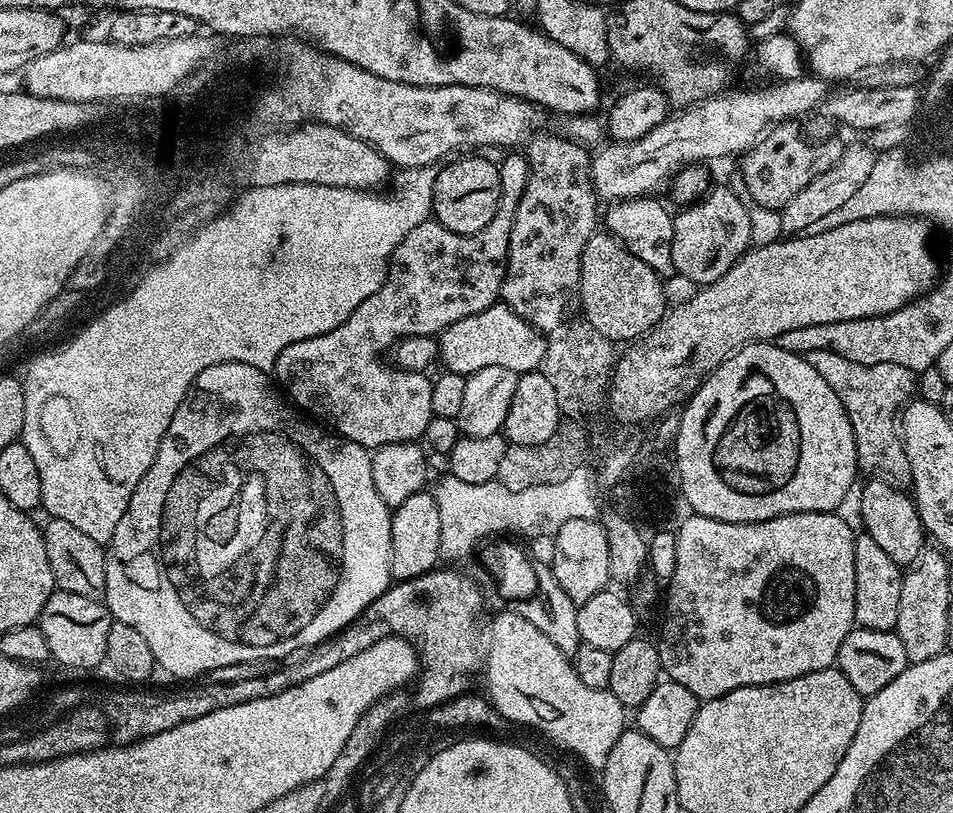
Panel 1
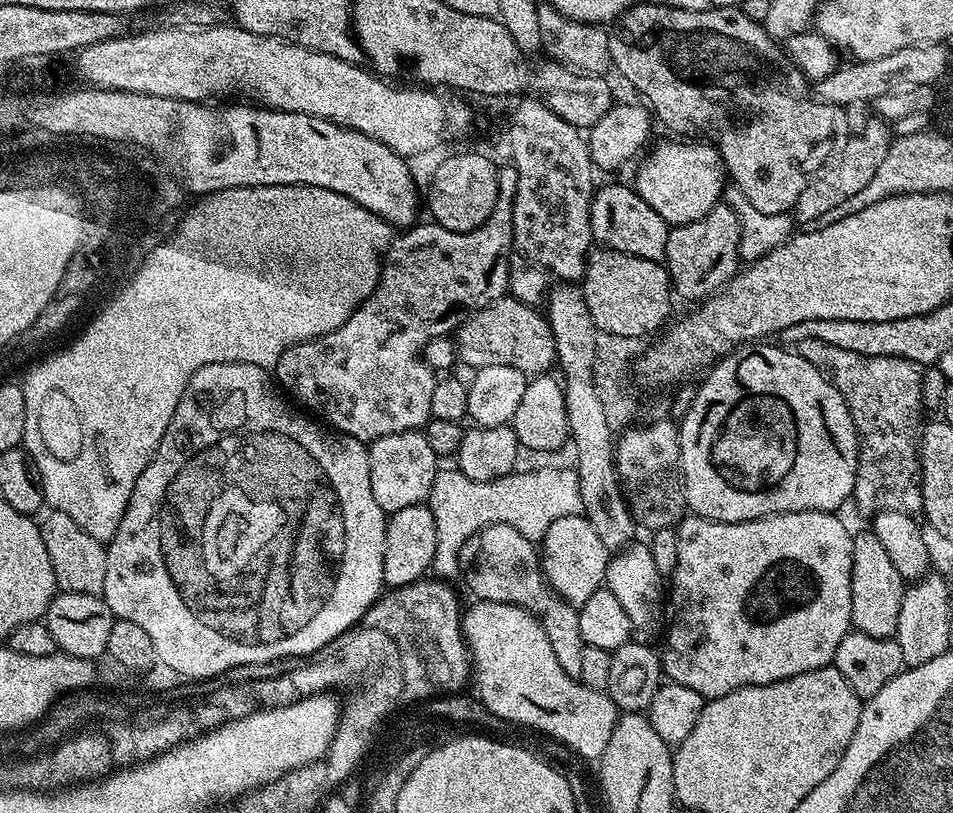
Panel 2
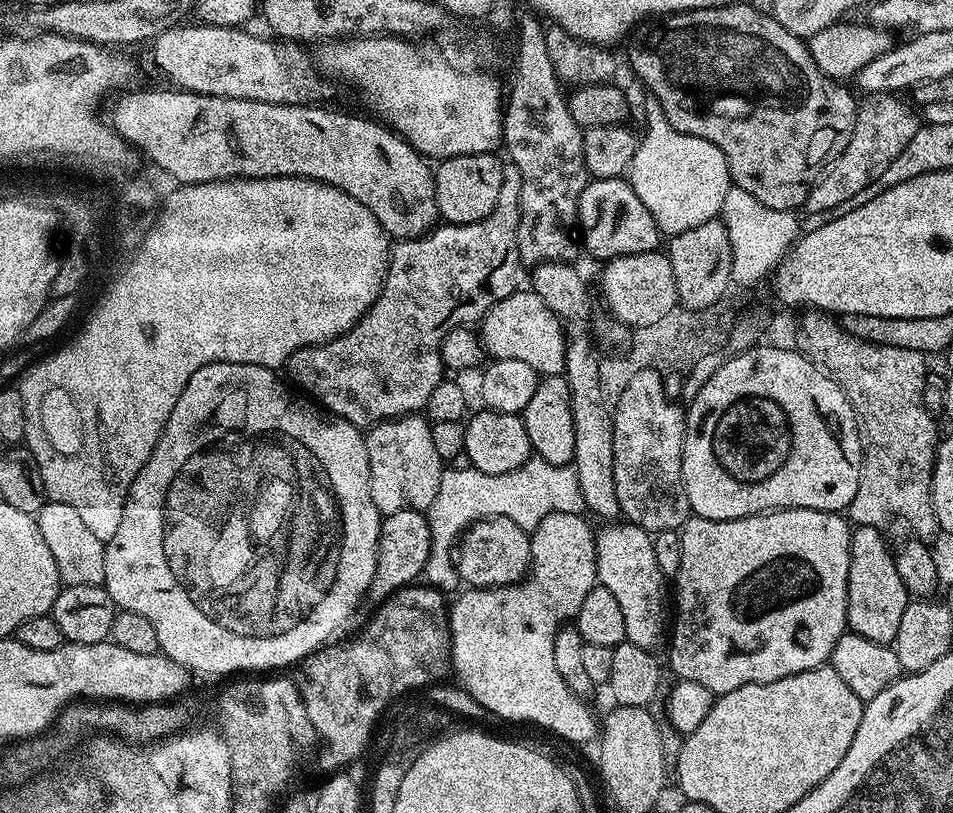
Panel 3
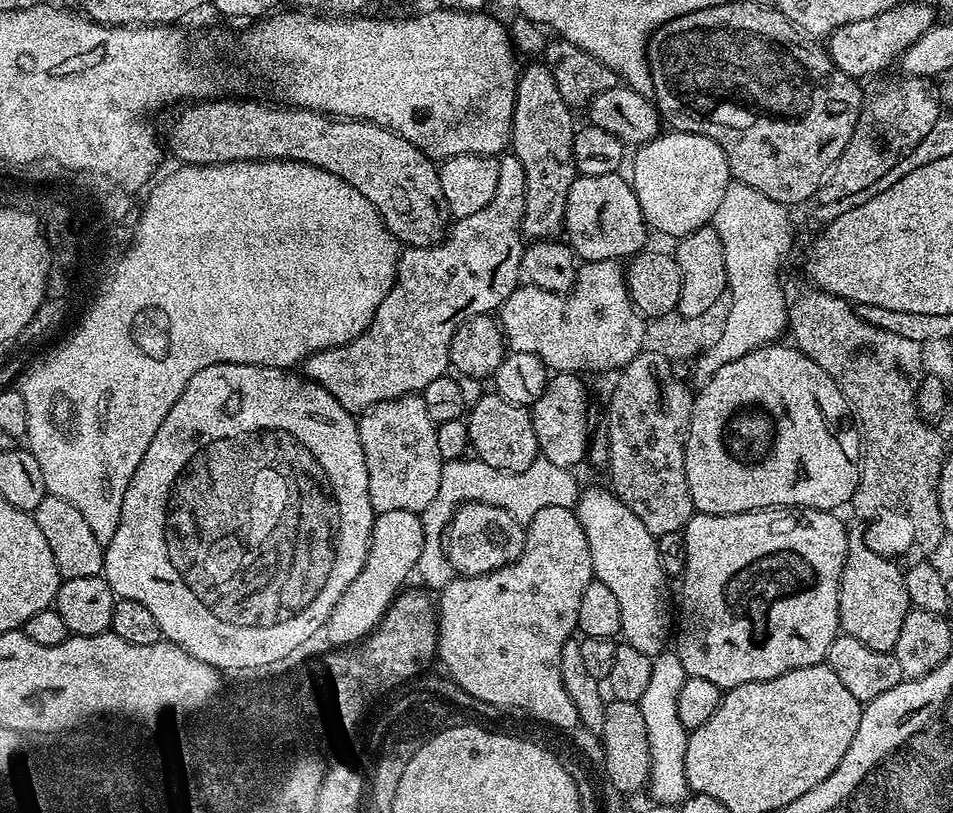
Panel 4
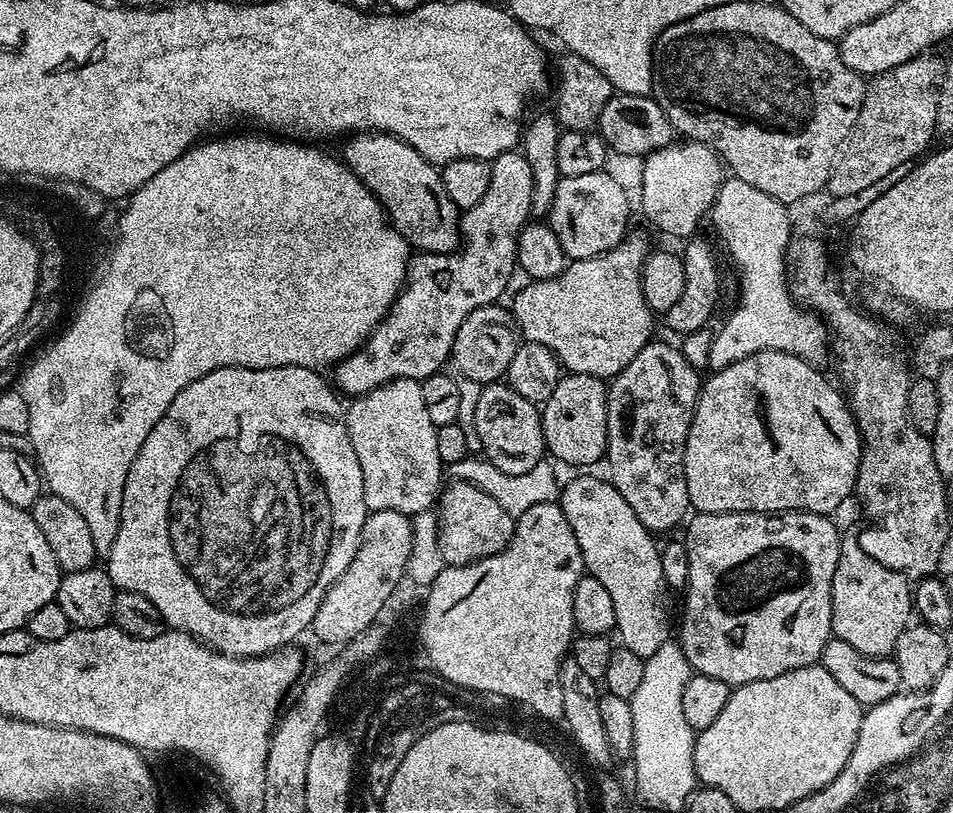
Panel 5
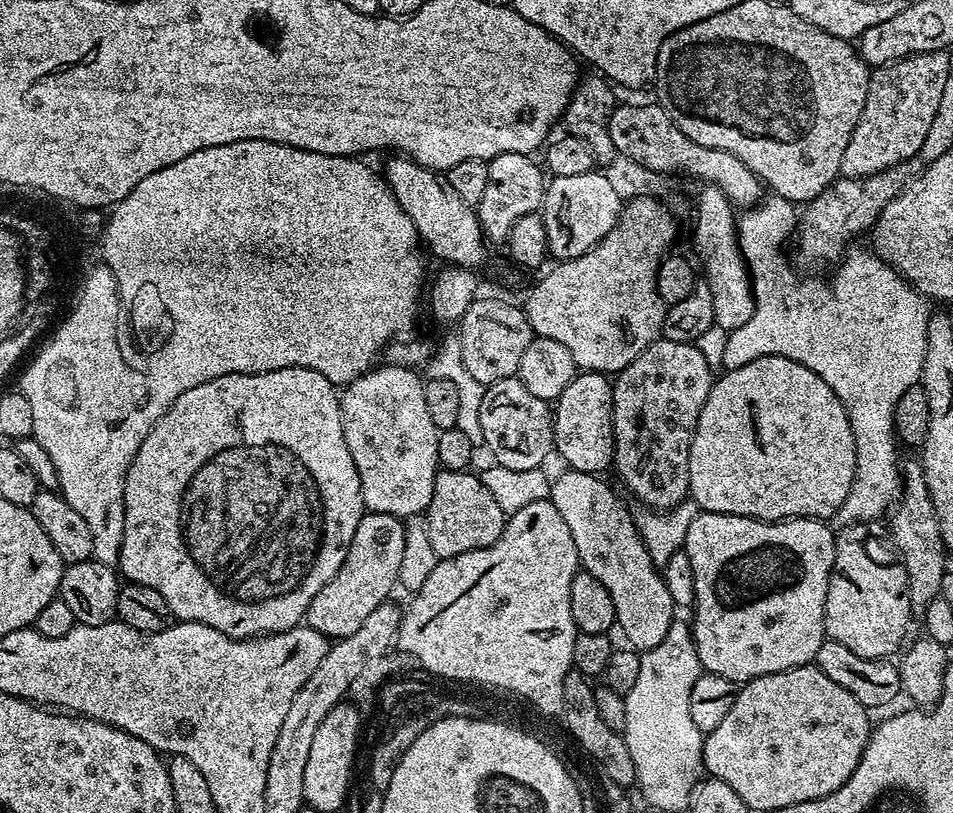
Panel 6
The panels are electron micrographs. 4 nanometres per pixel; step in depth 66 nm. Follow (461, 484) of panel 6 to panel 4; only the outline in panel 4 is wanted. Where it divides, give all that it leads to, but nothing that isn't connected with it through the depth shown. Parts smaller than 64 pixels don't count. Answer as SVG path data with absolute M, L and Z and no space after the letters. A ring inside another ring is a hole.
M482 501L461 504L444 530L444 553L450 558L453 573L460 576L481 576L493 572L524 553L526 528L506 510Z

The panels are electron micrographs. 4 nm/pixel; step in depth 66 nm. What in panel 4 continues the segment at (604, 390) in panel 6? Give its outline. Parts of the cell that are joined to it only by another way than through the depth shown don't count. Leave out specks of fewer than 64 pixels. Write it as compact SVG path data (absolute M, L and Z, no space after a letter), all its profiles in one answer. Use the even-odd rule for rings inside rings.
M556 372L542 390L542 398L538 398L530 406L534 434L538 438L539 455L555 466L575 469L575 464L584 464L590 443L590 427L588 428L588 392L579 375L575 372Z

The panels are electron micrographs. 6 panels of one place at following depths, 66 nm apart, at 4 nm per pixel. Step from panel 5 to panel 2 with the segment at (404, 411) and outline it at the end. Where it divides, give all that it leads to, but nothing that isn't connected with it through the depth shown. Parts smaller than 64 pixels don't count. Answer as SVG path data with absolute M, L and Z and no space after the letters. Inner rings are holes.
M423 431L386 434L371 441L368 448L370 462L370 490L374 490L374 502L384 513L406 510L406 506L423 504L431 494L431 487L438 471L438 457L430 450Z

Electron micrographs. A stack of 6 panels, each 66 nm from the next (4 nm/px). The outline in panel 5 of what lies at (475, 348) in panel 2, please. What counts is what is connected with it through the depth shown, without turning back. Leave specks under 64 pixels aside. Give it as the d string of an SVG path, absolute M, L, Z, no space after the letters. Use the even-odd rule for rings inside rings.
M632 230L618 246L594 258L573 260L562 270L562 274L554 278L525 283L525 288L510 303L510 311L521 337L527 342L538 342L538 346L549 348L568 372L601 378L617 376L626 366L630 366L630 362L634 362L634 354L645 348L654 336L654 313L644 295L644 263L649 255L647 238Z

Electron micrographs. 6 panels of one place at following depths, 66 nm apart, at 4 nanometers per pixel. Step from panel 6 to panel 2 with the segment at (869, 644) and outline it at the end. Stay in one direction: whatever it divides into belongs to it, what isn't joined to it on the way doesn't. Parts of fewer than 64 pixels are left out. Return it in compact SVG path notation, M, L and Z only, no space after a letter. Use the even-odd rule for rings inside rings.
M871 530L857 531L852 538L852 628L862 634L870 634L870 638L886 640L895 637L905 587L906 581L890 563L882 542L878 542Z

